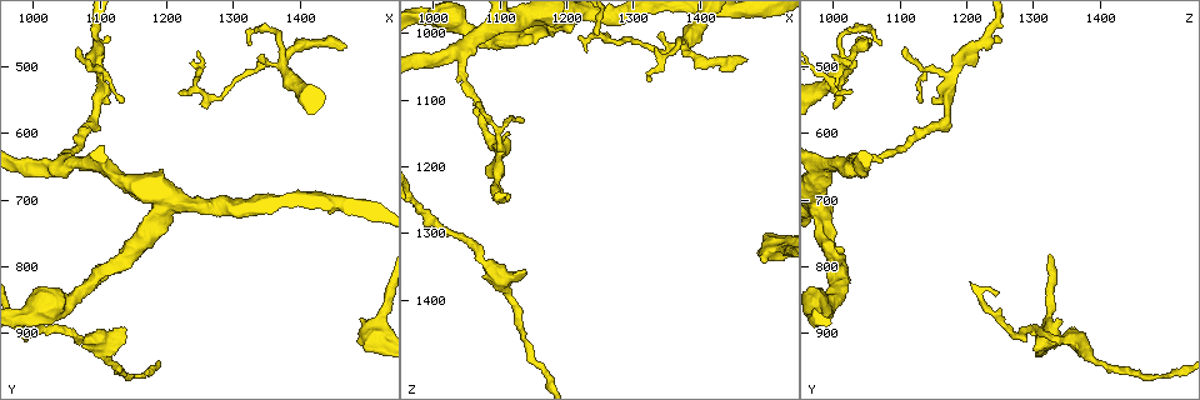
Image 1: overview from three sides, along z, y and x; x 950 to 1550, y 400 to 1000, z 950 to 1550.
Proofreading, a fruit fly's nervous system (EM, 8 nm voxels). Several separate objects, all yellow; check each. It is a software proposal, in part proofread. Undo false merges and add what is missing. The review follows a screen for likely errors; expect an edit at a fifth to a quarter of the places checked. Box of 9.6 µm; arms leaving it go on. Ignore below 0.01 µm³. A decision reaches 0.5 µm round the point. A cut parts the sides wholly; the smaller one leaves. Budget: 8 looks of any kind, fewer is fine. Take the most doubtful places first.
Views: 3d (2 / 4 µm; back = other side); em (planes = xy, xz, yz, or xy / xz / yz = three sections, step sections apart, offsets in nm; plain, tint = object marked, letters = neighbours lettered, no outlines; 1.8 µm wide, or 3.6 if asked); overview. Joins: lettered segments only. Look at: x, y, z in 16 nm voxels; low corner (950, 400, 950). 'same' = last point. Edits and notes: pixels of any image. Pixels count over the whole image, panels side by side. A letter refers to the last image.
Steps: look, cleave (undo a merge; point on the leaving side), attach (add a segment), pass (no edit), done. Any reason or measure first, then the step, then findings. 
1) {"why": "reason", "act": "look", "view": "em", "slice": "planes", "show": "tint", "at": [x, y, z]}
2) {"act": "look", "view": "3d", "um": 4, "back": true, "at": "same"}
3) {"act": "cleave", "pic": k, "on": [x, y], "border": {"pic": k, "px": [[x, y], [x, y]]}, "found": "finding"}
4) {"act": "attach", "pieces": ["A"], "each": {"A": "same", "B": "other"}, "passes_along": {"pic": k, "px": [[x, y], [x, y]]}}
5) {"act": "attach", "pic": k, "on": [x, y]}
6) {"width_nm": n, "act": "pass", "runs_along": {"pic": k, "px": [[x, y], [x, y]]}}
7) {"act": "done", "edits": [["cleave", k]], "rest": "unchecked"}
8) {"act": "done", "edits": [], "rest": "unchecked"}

{"why": "four or more arms meet", "act": "look", "view": "em", "slice": "planes", "show": "tint", "at": [1370, 495, 1020]}

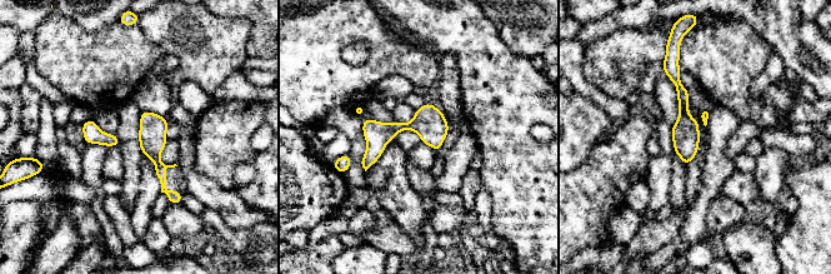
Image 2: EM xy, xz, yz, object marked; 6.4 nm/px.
{"why": "what lies round it", "act": "look", "view": "em", "slice": "planes", "show": "letters", "at": "same"}

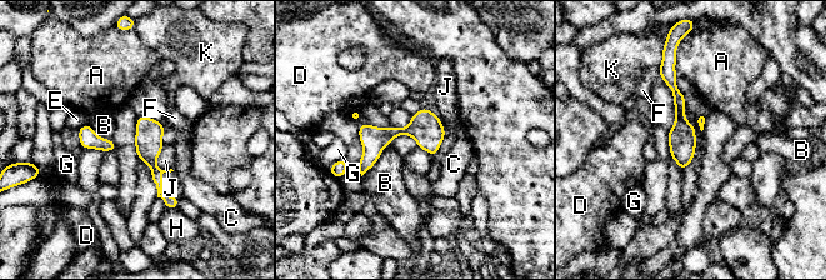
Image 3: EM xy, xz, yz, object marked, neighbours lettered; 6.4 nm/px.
{"width_nm": 180, "act": "pass", "each": {"A": "other", "B": "other", "C": "other", "D": "other", "E": "other", "F": "other", "G": "other", "H": "other", "J": "other", "K": "other"}, "border": {"pic": 3, "px": [[390, 144], [369, 169]]}, "found": "continuous, no second neuron"}

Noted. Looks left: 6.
{"why": "free end", "act": "look", "view": "3d", "um": 4, "at": [1140, 890, 1355]}

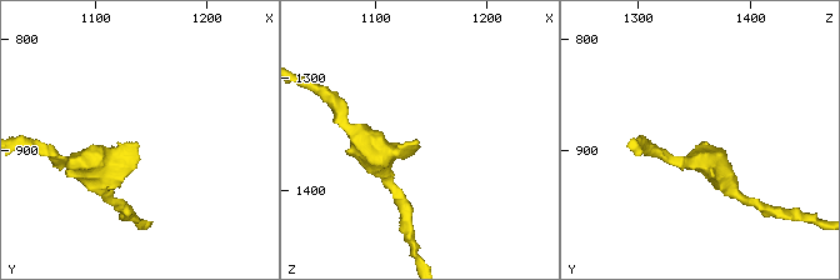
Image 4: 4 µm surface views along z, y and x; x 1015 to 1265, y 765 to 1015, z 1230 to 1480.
{"why": "shape alone is not enough", "act": "look", "view": "em", "slice": "planes", "show": "letters", "at": [1138, 892, 1358]}

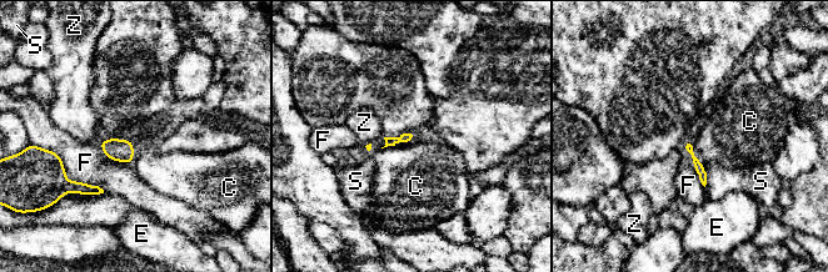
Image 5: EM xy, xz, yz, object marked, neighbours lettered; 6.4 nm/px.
{"act": "pass", "each": {"C": "other", "E": "other", "F": "other", "S": "other", "Z": "other"}, "border": {"pic": 5, "px": [[692, 141], [694, 154], [704, 166]]}, "found": "none of them fits"}

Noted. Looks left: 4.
{"why": "an open end", "act": "look", "view": "em", "um": 3.6, "slice": "planes", "show": "letters", "at": [1225, 535, 1025]}

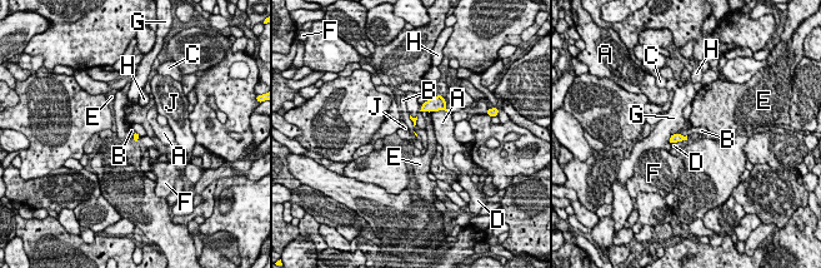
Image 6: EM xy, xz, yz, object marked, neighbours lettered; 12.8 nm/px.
{"act": "pass", "each": {"A": "other", "B": "other", "C": "other", "D": "other", "E": "other", "F": "other", "G": "other", "H": "other", "J": "other"}, "found": "no lettered segment goes on from it"}

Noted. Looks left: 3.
{"act": "done", "edits": [], "rest": "unchecked"}

